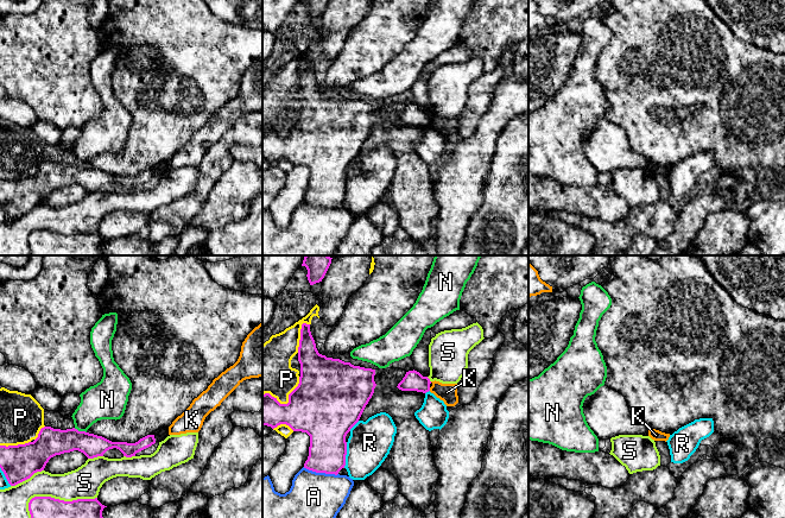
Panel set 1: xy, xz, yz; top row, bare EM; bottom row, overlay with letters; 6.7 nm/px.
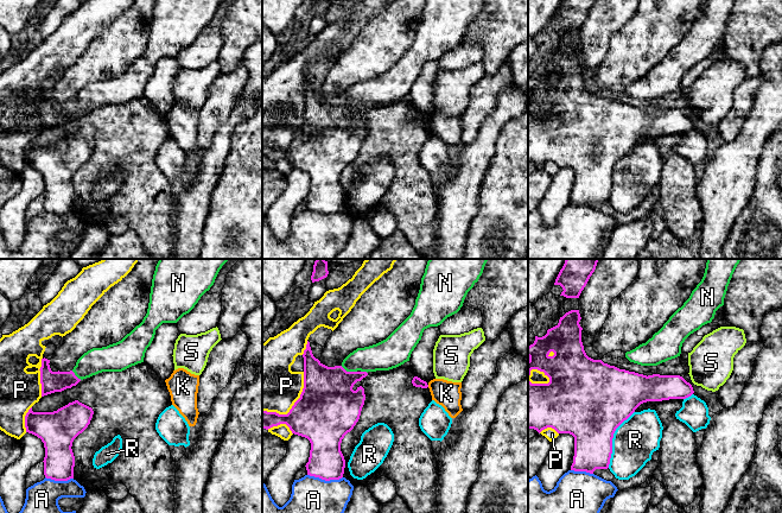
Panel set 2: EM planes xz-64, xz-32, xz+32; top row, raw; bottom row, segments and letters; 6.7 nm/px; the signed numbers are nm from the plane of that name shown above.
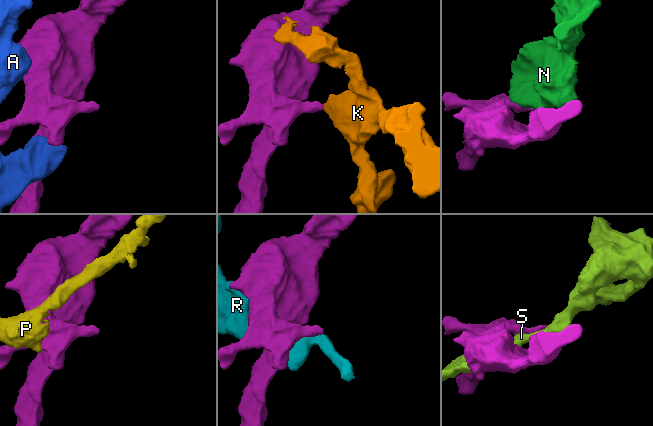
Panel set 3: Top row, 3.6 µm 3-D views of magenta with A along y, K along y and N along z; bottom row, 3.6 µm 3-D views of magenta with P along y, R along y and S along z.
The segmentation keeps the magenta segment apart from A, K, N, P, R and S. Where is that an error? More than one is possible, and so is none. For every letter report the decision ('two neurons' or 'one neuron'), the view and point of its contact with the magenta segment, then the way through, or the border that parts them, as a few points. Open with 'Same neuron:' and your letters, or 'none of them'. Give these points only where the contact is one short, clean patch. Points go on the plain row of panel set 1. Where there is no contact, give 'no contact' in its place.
Same neuron: none of them
A: two neurons; meets magenta in xz at (321, 206)
K: two neurons; meets magenta in xz at (429, 122); border along xz (429, 121), (430, 124)
N: two neurons; meets magenta in xy at (80, 165); border along xy (74, 162), (86, 166)
P: two neurons; meets magenta in xz at (289, 136)
R: two neurons; meets magenta in xz at (346, 188)
S: two neurons; meets magenta in xy at (54, 232)

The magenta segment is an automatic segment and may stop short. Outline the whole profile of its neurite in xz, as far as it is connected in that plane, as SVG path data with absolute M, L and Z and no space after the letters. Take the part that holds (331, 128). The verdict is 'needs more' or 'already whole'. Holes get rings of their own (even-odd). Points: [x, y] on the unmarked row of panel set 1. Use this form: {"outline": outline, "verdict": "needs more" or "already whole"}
{"outline": "M306 57L300 63L298 95L299 118L287 138L262 128L262 159L286 158L306 166L310 181L304 202L337 209L346 200L346 170L374 127L375 103L319 88Z", "verdict": "already whole"}

